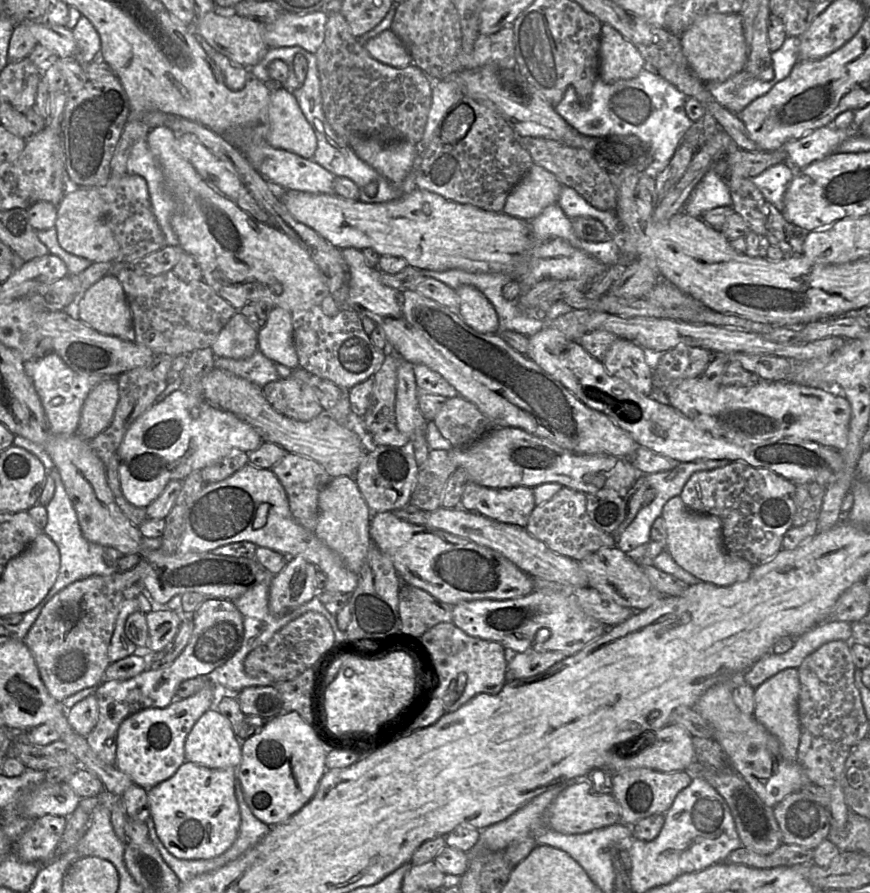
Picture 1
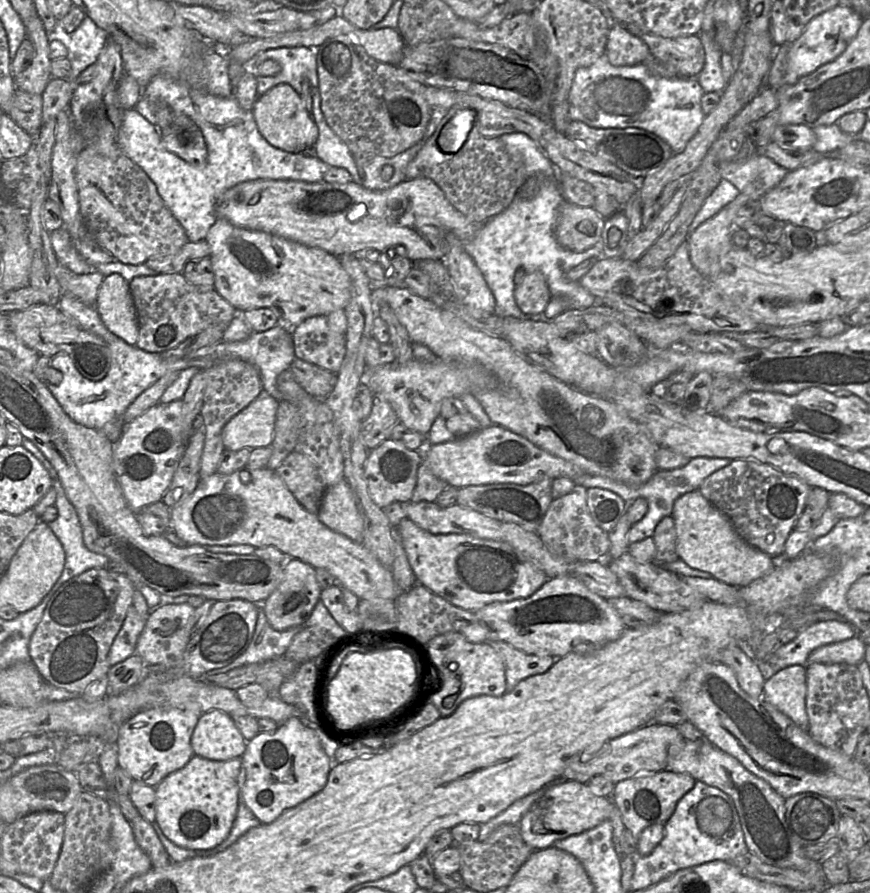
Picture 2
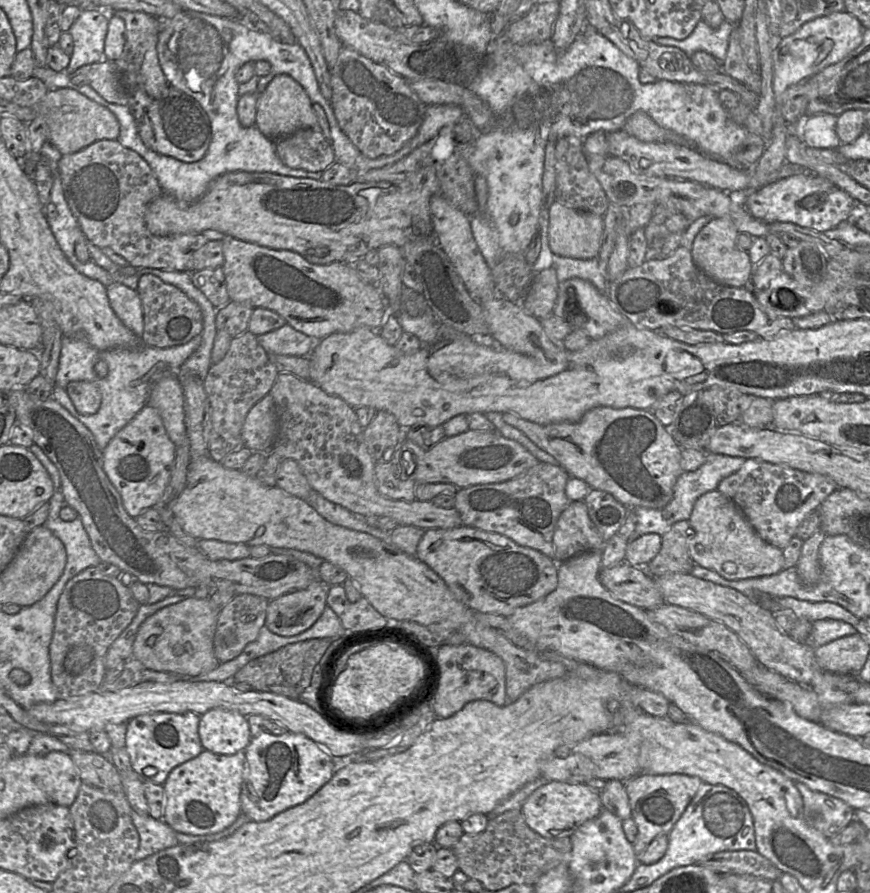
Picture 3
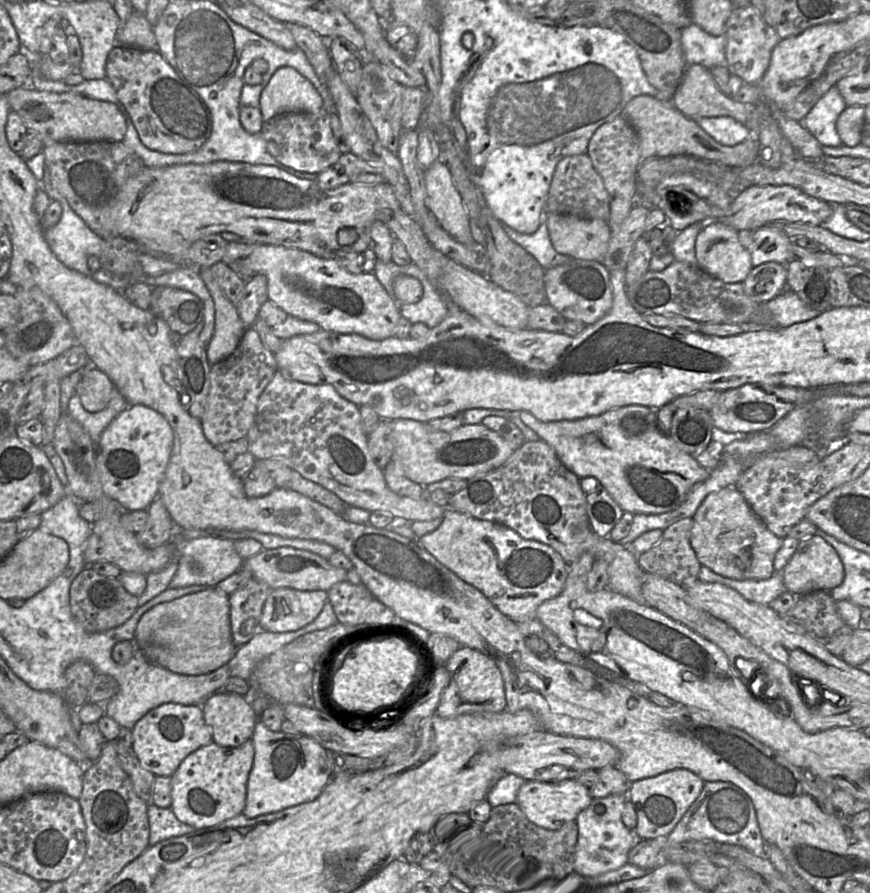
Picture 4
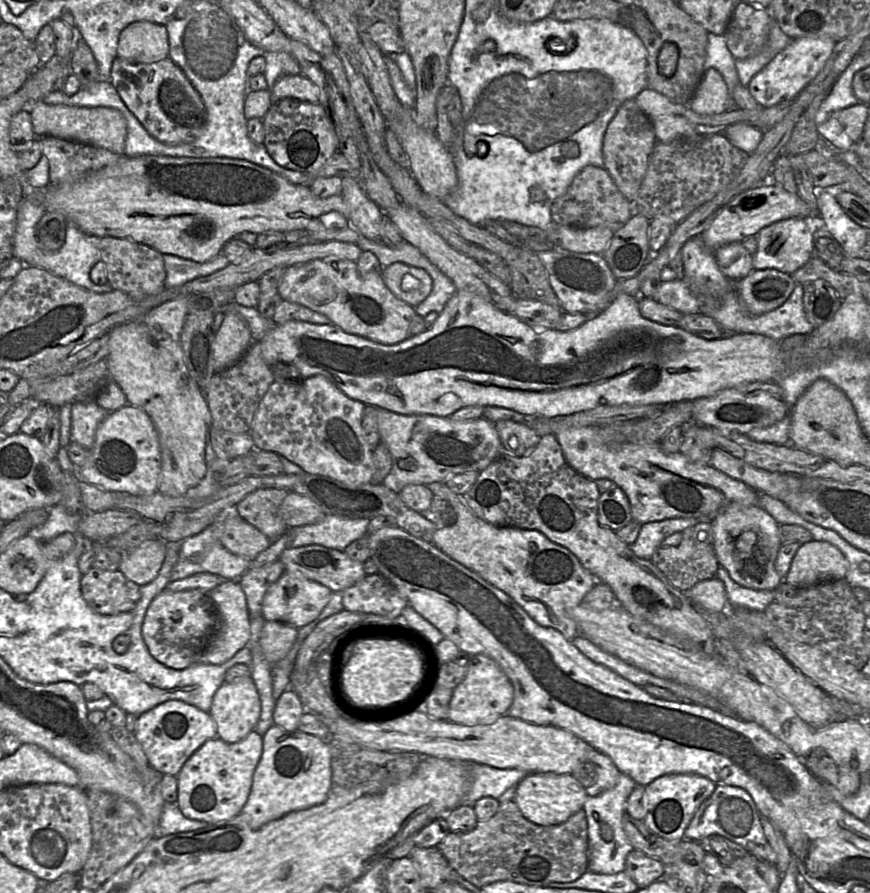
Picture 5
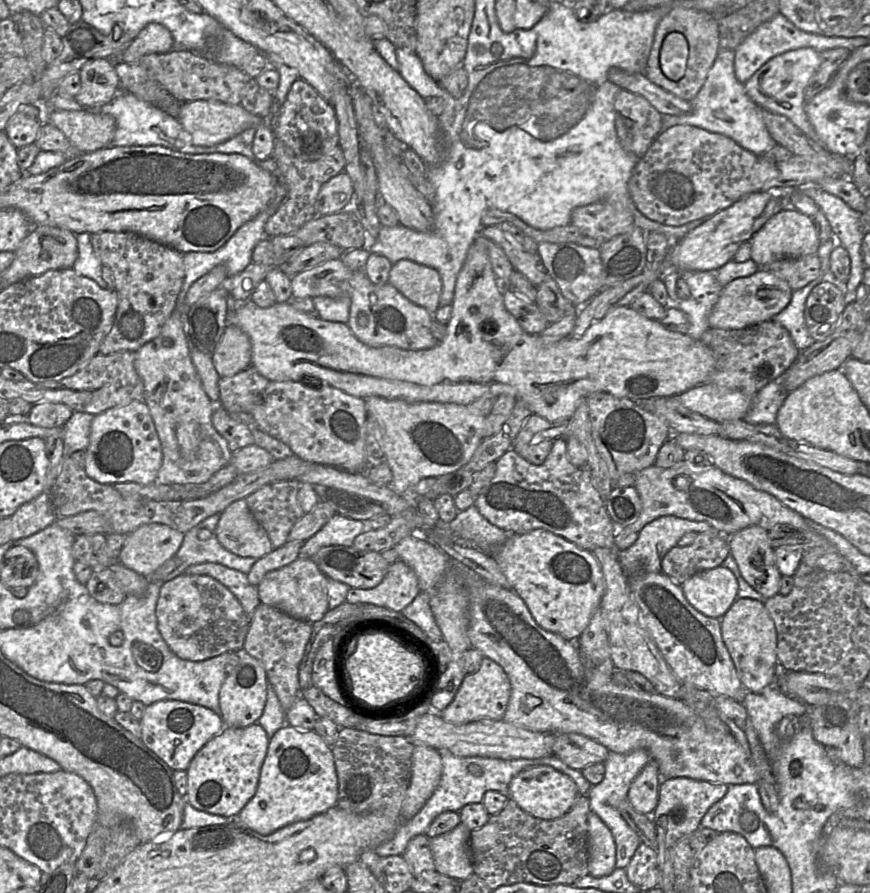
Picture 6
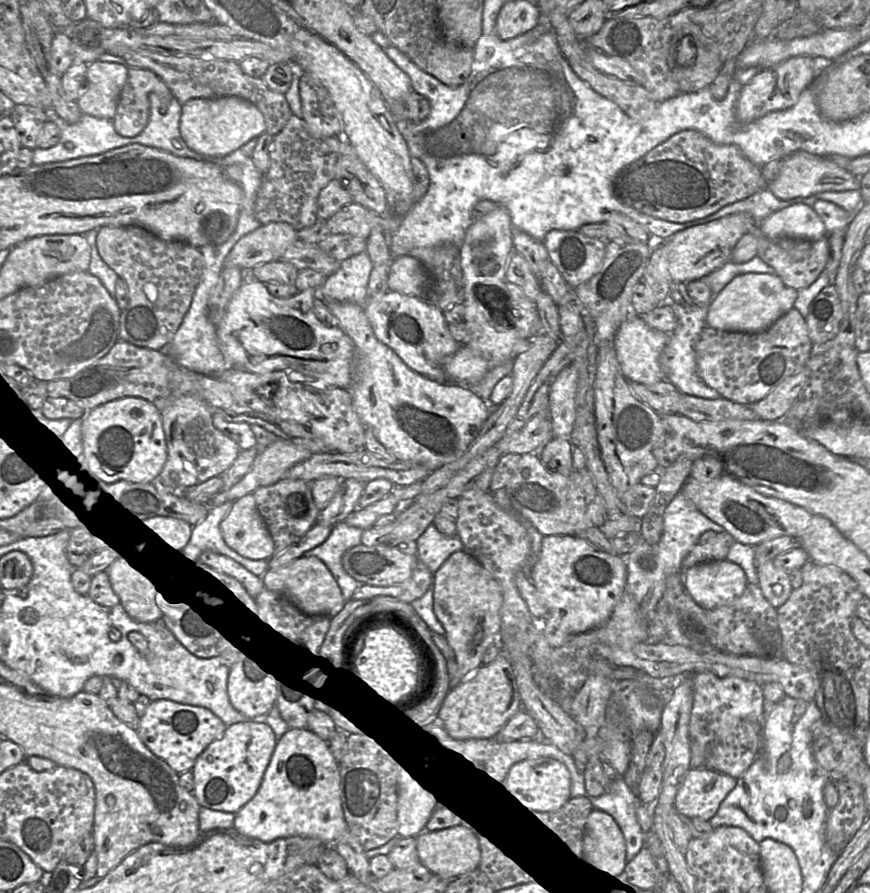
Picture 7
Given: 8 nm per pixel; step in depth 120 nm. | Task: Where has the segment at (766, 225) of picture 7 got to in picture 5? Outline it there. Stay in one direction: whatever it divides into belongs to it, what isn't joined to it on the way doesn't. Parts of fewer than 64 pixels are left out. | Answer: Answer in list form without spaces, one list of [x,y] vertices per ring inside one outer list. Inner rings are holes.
[[[794,217],[762,228],[756,237],[757,250],[752,255],[753,268],[756,270],[776,269],[791,275],[813,257],[816,229],[813,220]]]

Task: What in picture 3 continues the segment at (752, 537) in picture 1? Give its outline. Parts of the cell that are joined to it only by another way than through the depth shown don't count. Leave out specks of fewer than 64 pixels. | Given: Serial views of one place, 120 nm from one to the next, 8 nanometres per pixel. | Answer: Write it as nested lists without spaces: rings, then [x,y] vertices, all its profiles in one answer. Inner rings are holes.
[[[746,459],[741,468],[724,478],[717,491],[735,503],[757,534],[769,544],[783,550],[808,514],[819,508],[826,497],[838,487],[828,476],[797,470],[784,465],[772,464],[758,459]]]

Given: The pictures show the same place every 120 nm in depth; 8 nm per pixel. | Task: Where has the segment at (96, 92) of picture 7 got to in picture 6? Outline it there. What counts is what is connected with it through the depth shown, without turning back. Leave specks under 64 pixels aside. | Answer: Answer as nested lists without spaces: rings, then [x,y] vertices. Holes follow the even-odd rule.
[[[109,59],[90,60],[78,73],[81,86],[75,99],[84,108],[100,107],[120,91],[119,77]]]

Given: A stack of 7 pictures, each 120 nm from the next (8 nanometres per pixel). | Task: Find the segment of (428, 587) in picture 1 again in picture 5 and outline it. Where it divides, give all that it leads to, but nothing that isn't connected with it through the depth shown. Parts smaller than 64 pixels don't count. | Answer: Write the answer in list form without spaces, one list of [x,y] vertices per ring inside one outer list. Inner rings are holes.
[[[433,482],[427,486],[434,495],[446,499],[456,513],[455,524],[436,529],[430,542],[450,558],[508,595],[537,624],[556,629],[569,642],[574,640],[578,636],[578,627],[572,618],[572,609],[582,602],[597,580],[580,564],[576,556],[537,530],[500,527],[478,518],[465,505],[462,495],[452,492],[446,482]]]

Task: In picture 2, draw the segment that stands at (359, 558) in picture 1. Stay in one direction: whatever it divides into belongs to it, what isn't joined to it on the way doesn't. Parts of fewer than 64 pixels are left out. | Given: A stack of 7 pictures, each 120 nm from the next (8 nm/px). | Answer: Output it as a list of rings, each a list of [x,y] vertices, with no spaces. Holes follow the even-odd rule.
[[[345,479],[326,488],[318,518],[330,530],[355,543],[364,544],[363,520],[354,494]]]

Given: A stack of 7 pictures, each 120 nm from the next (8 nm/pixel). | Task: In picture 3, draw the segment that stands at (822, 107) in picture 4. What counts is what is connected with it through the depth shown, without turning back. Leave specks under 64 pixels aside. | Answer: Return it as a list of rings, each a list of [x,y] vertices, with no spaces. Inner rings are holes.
[[[828,113],[806,117],[803,125],[803,140],[810,148],[838,149],[841,141],[836,134],[838,116]]]

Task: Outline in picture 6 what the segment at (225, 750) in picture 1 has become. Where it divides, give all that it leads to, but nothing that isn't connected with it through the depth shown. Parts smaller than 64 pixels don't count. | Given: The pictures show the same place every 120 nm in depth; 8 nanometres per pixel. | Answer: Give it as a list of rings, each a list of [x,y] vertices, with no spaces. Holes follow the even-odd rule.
[[[243,649],[236,651],[239,655],[239,664],[228,674],[219,691],[219,705],[225,727],[241,728],[257,723],[263,713],[266,698],[268,679],[263,665]]]

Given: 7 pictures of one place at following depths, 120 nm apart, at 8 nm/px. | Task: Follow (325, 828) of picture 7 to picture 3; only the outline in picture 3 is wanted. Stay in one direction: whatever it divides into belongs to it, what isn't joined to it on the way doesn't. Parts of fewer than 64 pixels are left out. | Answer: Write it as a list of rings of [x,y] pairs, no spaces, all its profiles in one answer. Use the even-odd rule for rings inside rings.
[[[269,732],[252,737],[245,749],[246,772],[241,789],[241,812],[252,821],[264,822],[310,799],[327,784],[334,774],[330,754],[313,740],[300,733],[273,735]]]

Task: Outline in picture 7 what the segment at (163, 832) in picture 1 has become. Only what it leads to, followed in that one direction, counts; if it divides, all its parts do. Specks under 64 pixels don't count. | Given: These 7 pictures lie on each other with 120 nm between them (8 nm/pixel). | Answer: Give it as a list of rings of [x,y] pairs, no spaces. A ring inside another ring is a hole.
[[[238,722],[226,727],[223,735],[212,741],[197,757],[191,769],[193,795],[199,805],[216,811],[236,813],[257,793],[271,760],[277,740],[264,722]]]

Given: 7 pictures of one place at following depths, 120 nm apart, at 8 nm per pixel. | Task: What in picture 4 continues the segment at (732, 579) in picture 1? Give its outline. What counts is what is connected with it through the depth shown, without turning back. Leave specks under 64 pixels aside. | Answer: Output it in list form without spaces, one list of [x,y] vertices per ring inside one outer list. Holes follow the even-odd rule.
[[[736,487],[709,494],[692,520],[690,544],[701,565],[735,580],[766,580],[775,573],[774,559],[783,539],[773,534],[756,516]]]

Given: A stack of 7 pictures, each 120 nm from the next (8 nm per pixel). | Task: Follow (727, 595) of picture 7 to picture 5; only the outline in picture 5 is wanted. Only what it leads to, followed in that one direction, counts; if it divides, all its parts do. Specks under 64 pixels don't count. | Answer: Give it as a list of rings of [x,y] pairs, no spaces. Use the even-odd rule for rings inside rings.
[[[715,576],[698,582],[684,593],[697,608],[709,612],[728,612],[729,601],[724,583]]]

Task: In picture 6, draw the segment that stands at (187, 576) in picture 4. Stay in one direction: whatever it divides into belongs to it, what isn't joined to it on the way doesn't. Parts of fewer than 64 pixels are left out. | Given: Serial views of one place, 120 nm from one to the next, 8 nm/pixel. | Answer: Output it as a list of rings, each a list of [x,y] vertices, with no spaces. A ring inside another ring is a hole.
[[[220,514],[212,515],[185,533],[182,545],[174,556],[181,560],[181,564],[167,576],[167,581],[182,575],[192,565],[206,562],[218,563],[246,575],[249,573],[258,559],[238,556],[220,544],[216,534],[219,518]],[[203,529],[211,533],[207,540],[201,540],[198,536]]]

